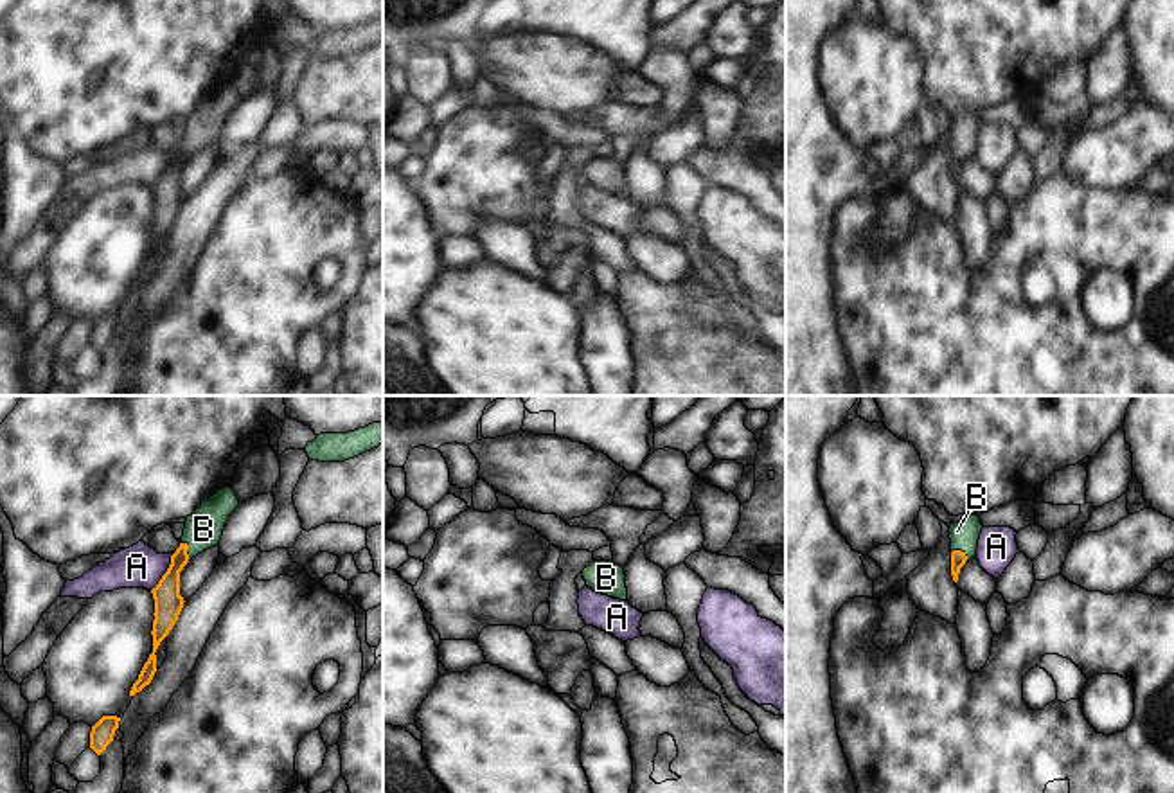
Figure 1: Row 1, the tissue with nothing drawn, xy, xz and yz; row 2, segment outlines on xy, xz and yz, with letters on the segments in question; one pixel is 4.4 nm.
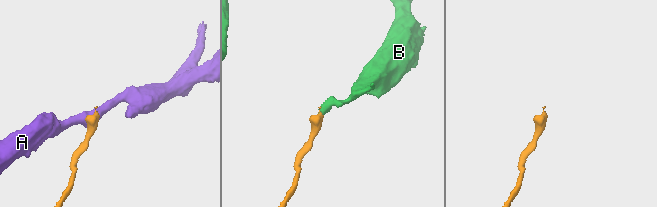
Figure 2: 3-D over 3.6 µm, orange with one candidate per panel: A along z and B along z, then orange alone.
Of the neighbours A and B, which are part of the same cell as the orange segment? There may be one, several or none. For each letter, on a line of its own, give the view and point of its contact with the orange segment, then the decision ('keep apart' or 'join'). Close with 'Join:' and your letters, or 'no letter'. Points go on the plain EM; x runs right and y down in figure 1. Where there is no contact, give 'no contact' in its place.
A: xy (168, 168) | keep apart
B: xy (186, 148) | join
Join: B

